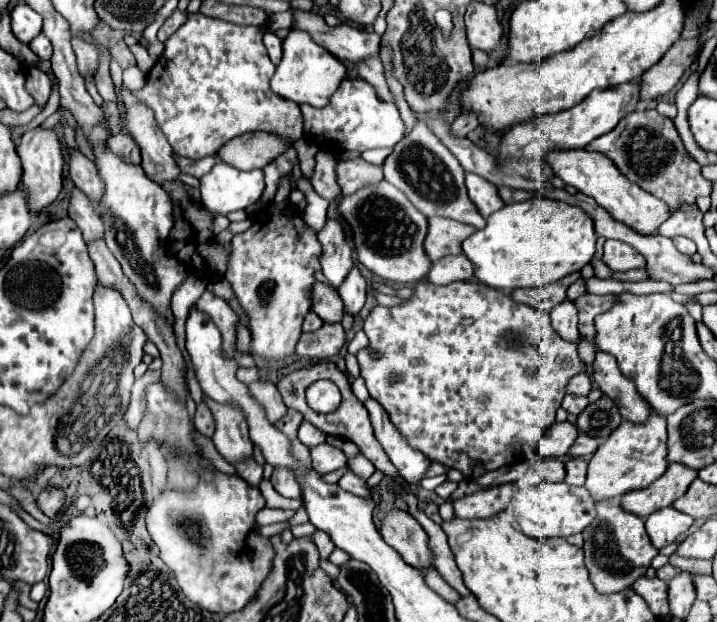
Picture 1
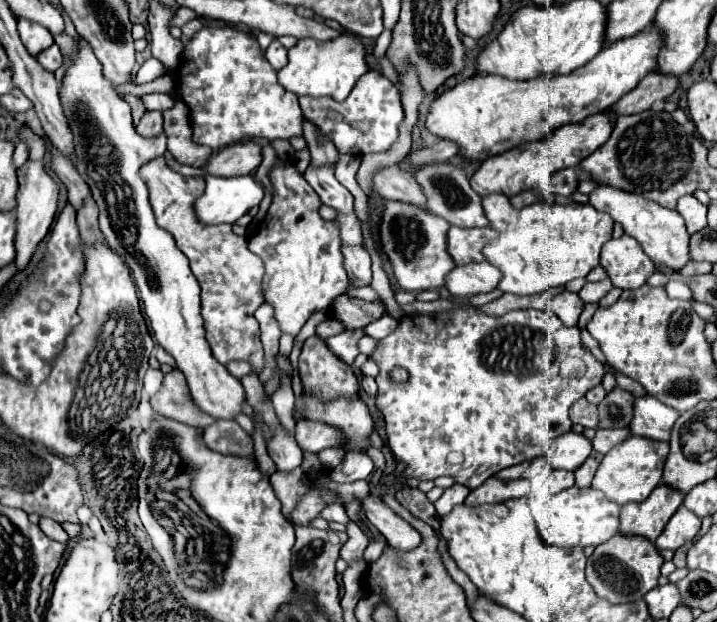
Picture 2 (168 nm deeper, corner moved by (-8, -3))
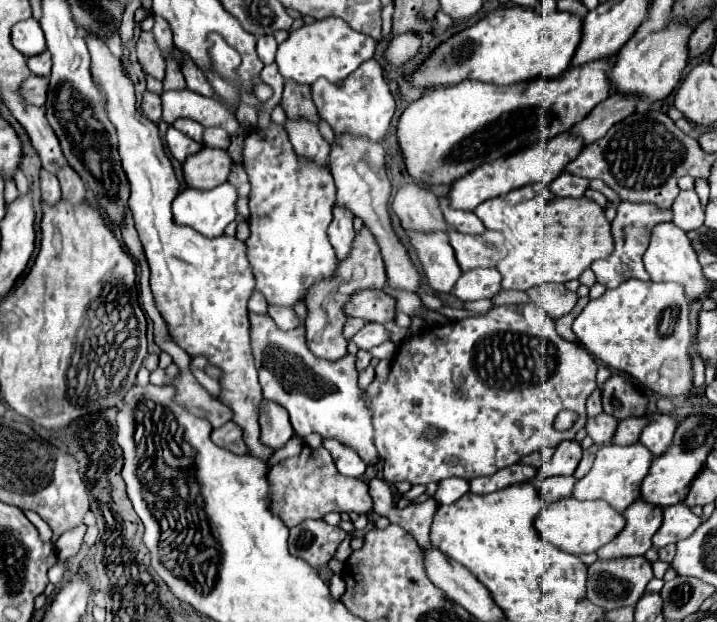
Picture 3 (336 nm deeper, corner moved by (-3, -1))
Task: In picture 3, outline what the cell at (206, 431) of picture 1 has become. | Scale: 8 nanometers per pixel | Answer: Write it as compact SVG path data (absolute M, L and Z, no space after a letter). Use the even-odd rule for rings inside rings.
M227 422L227 424L219 426L219 428L215 428L211 432L211 440L217 446L227 448L227 450L231 450L235 454L247 454L249 452L247 444L243 440L243 430L235 422Z

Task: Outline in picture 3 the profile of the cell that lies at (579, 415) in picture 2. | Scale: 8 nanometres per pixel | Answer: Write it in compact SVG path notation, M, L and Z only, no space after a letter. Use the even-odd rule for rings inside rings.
M599 414L599 416L587 418L585 422L585 430L595 444L607 444L613 436L613 426L617 426L617 420L613 420L613 416L609 414Z

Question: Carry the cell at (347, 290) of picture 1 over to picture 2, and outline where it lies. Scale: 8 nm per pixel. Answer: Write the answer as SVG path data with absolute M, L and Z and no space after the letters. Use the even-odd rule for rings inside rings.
M342 246L344 254L344 268L348 272L348 278L356 286L370 286L372 270L370 270L370 254L364 246Z

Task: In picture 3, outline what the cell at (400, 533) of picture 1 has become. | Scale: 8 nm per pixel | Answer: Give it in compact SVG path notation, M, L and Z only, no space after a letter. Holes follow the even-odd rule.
M303 446L299 456L287 458L269 468L267 480L271 490L271 508L289 528L301 524L307 518L323 518L327 512L369 514L373 510L367 484L359 478L339 476L331 454L325 448L313 450L309 446Z

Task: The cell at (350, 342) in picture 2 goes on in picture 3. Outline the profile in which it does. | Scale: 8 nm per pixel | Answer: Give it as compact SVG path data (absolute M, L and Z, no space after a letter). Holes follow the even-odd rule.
M375 322L367 324L351 338L351 342L355 342L359 350L369 350L385 340L389 340L389 332L383 328L383 324L375 324Z

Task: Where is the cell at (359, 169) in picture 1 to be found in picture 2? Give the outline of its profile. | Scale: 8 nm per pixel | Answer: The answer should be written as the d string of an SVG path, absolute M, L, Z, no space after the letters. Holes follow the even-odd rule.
M398 164L384 168L374 176L374 192L386 200L410 202L412 206L428 210L426 196L422 194L418 182L414 182L414 174L410 170L402 170Z

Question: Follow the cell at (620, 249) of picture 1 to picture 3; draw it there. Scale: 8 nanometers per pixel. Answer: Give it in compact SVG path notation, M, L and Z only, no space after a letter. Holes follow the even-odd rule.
M621 202L617 206L617 216L611 222L611 232L613 232L613 242L615 248L607 258L595 260L591 264L591 270L597 276L597 282L603 284L605 288L617 288L619 284L623 284L629 278L637 278L637 280L649 280L649 274L643 266L643 252L647 250L649 244L649 228L653 228L653 224L657 222L665 222L671 220L671 210L661 212L659 208L653 208L651 204L629 204L629 202Z

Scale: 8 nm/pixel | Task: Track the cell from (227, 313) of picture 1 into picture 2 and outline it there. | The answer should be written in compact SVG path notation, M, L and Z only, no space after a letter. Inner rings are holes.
M164 156L146 162L138 174L142 174L142 180L146 180L150 190L150 204L158 226L174 236L176 246L190 260L192 274L202 288L202 318L214 358L224 365L234 360L246 360L258 376L264 370L264 350L254 312L264 302L262 260L248 250L248 240L244 236L236 236L228 224L206 226L198 222L192 204L204 192L204 178L176 174L166 164Z

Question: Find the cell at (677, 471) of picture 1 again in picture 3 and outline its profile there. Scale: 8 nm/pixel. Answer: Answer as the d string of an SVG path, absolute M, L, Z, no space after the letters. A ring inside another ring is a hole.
M635 500L625 512L625 528L603 548L599 548L599 558L617 558L617 556L643 556L651 548L653 534L661 528L663 506L649 504L645 500Z

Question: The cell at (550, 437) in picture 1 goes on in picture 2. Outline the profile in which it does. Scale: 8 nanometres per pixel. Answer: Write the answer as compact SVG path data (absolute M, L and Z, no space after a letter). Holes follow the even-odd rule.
M568 432L558 436L546 450L546 458L552 468L576 470L592 452L592 444L584 434Z

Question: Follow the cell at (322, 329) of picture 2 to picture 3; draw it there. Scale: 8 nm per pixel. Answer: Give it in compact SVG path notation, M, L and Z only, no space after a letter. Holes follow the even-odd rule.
M349 318L347 322L345 322L345 326L343 326L343 336L349 340L359 328L363 328L367 324L367 320L357 320L357 318Z

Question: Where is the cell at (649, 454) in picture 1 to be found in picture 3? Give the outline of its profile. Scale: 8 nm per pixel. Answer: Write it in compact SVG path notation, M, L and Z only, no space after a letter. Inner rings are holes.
M641 442L629 444L629 446L605 444L599 448L591 472L575 484L573 496L577 496L579 500L601 498L601 500L609 502L617 512L623 512L629 504L633 504L639 498L641 482L645 480L651 462L653 462L653 454Z

